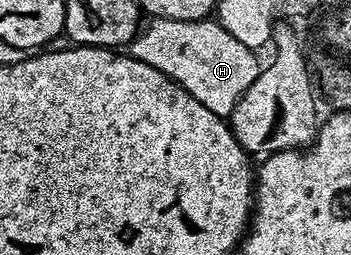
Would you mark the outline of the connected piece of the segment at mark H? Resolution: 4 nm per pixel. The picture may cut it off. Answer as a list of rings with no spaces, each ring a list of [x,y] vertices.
[[[152,18],[136,33],[130,45],[130,55],[136,60],[154,66],[166,78],[170,78],[186,94],[198,98],[206,110],[228,118],[242,94],[254,82],[258,71],[257,53],[242,46],[234,34],[230,34],[215,19],[161,20]]]

